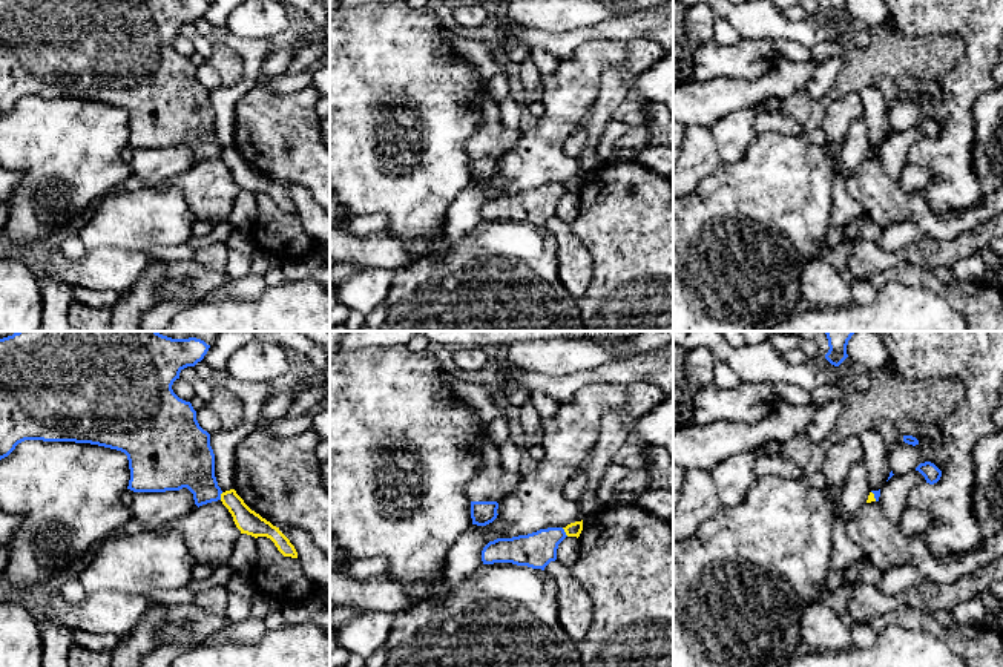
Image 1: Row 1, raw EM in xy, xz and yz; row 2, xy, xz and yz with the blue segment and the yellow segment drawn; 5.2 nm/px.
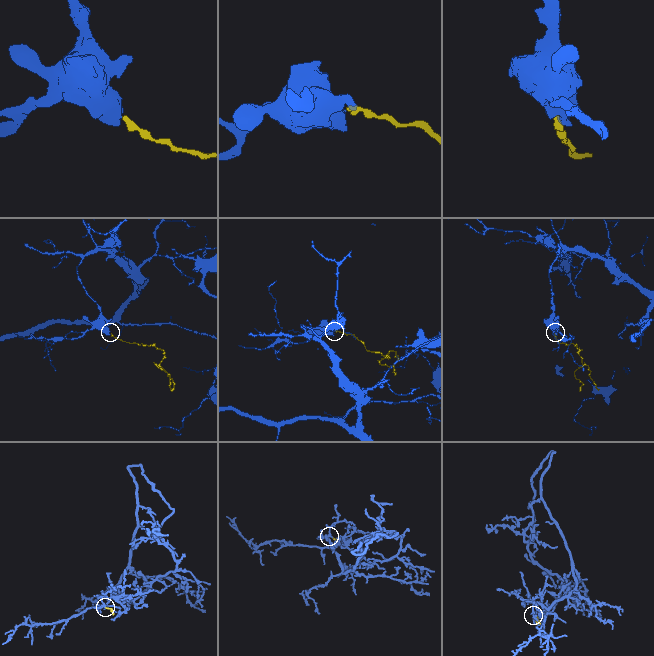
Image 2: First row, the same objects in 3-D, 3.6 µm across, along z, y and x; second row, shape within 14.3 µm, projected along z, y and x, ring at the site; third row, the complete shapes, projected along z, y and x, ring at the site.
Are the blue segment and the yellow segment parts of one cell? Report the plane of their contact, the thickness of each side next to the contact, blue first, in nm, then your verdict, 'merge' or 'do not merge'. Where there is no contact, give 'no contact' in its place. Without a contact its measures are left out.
contact in xz; calibres 190 and 80 nm; do not merge

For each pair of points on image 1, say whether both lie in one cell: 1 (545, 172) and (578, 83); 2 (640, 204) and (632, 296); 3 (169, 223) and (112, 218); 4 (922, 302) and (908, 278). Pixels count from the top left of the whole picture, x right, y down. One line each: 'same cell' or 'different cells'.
1: same cell
2: same cell
3: same cell
4: different cells

